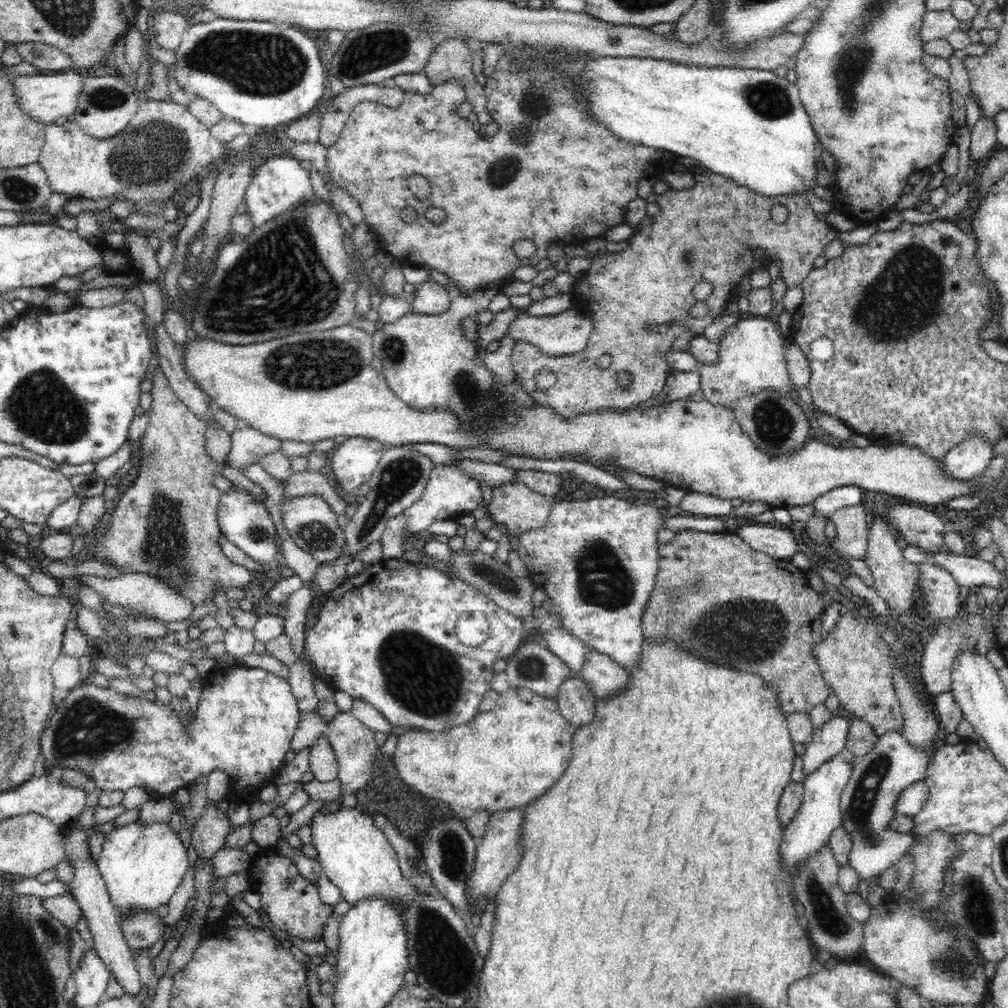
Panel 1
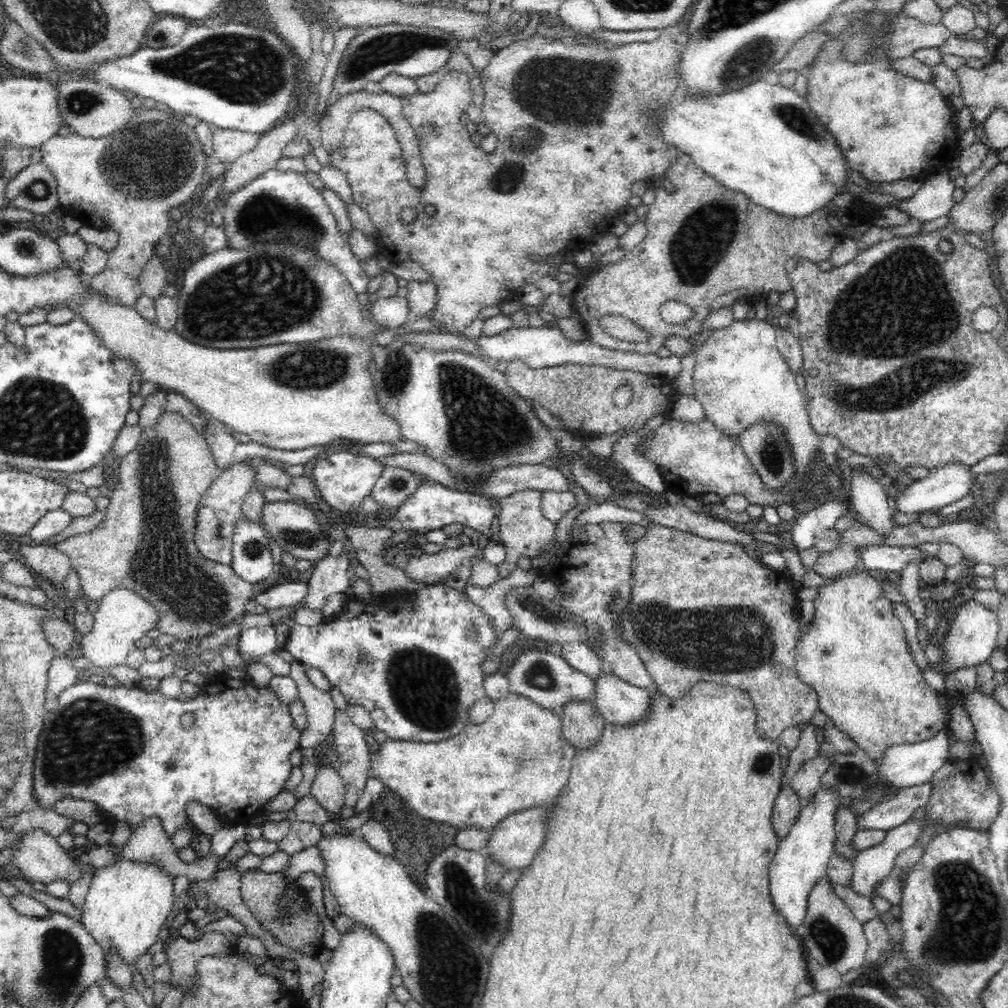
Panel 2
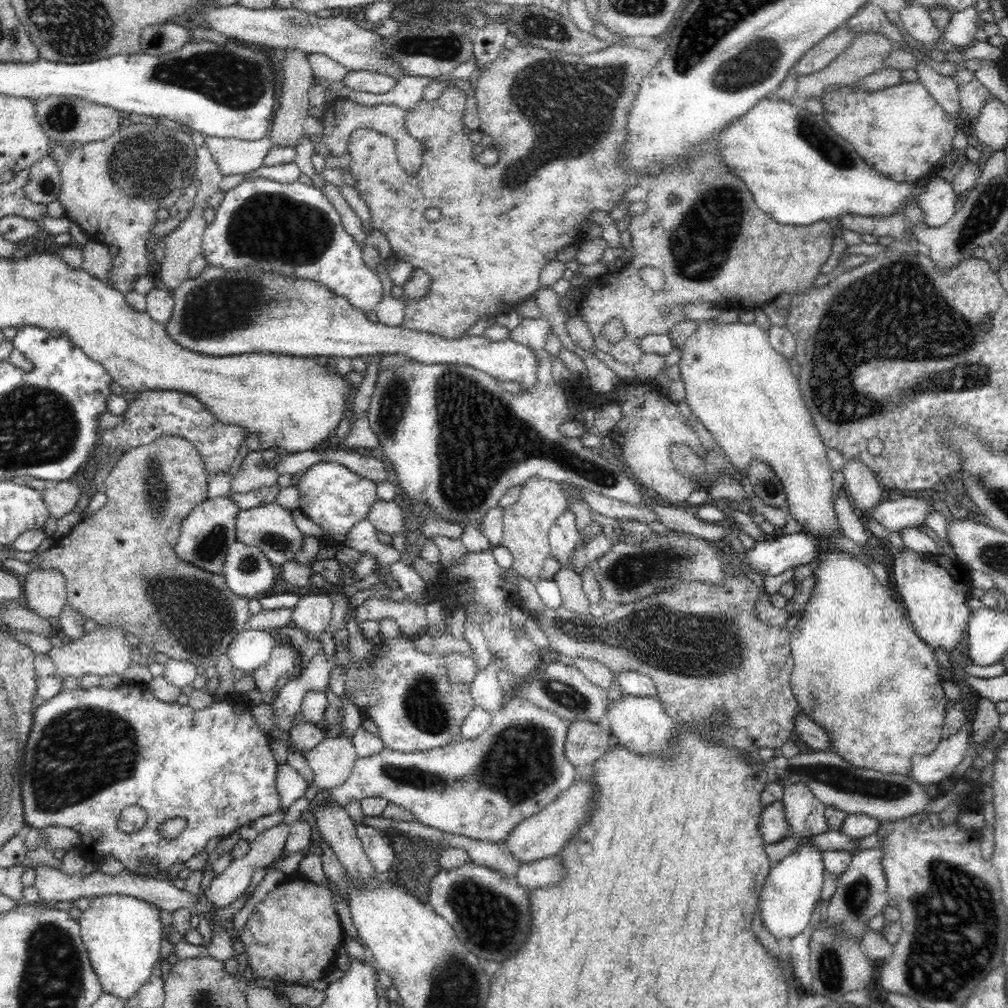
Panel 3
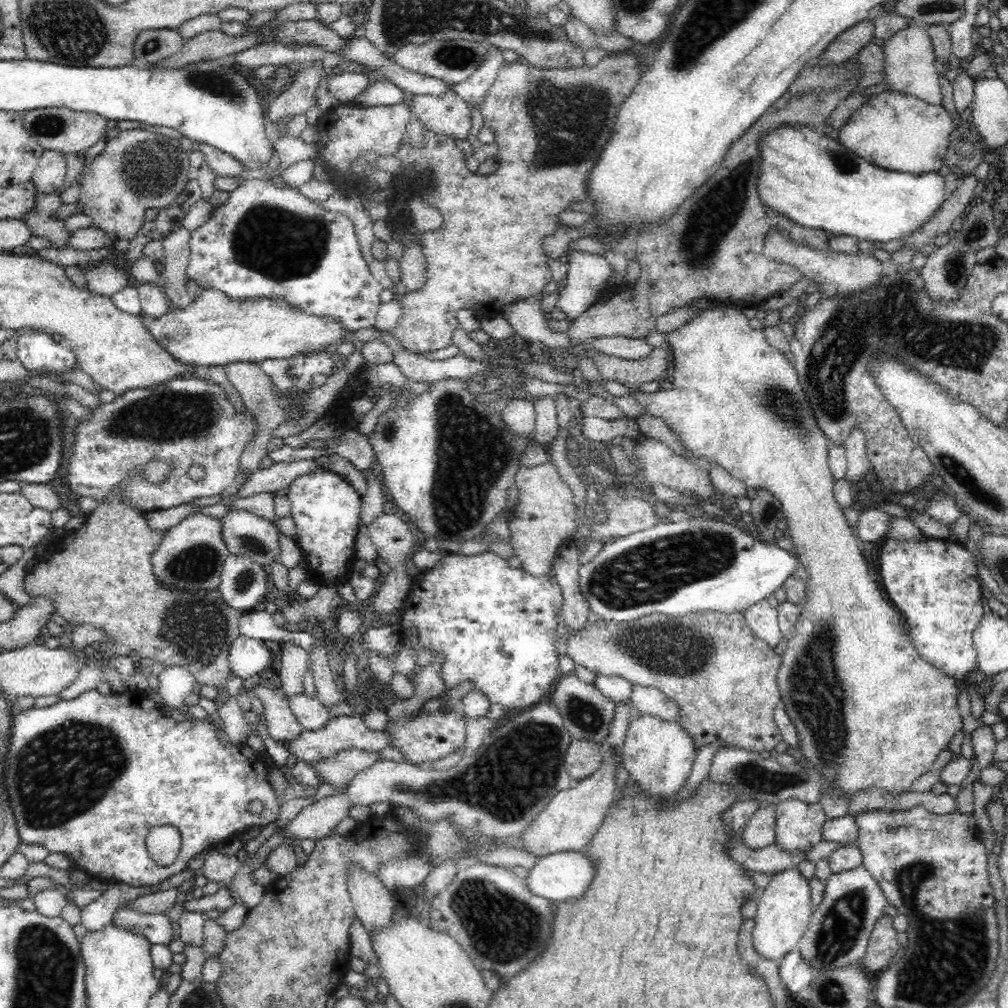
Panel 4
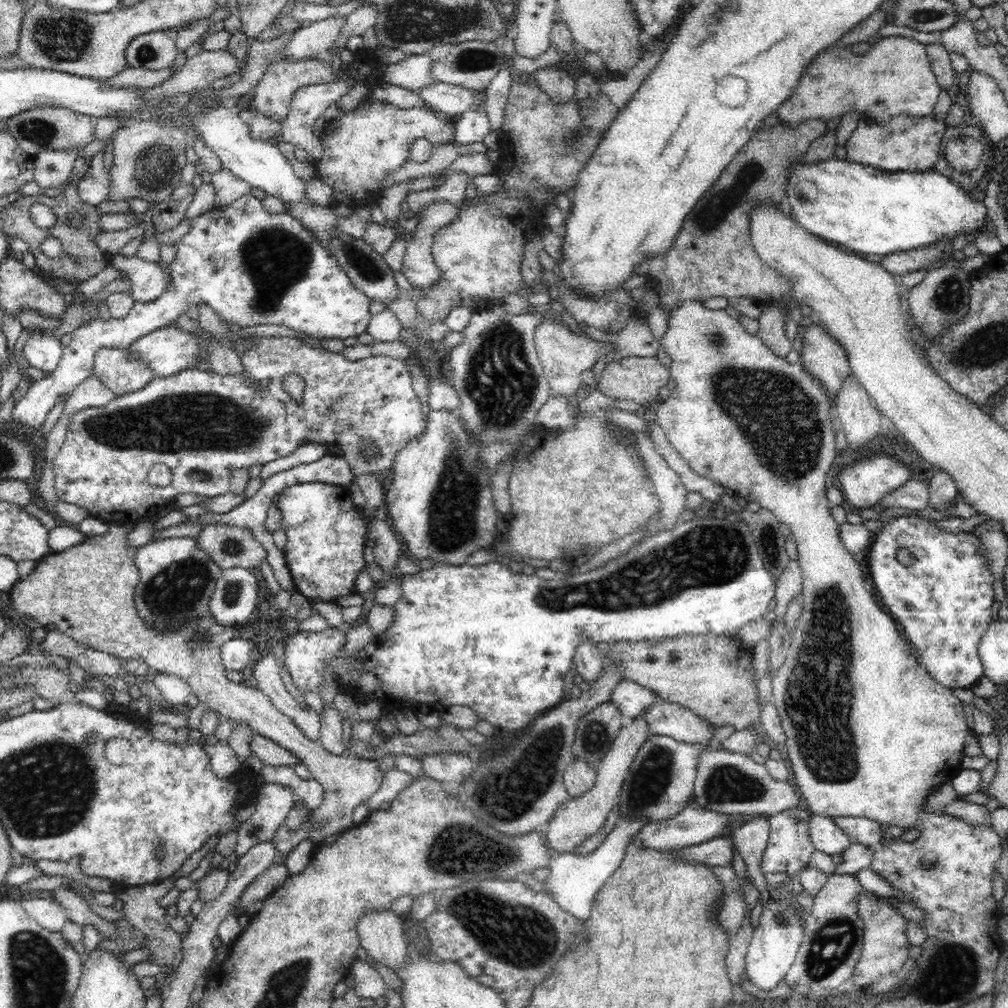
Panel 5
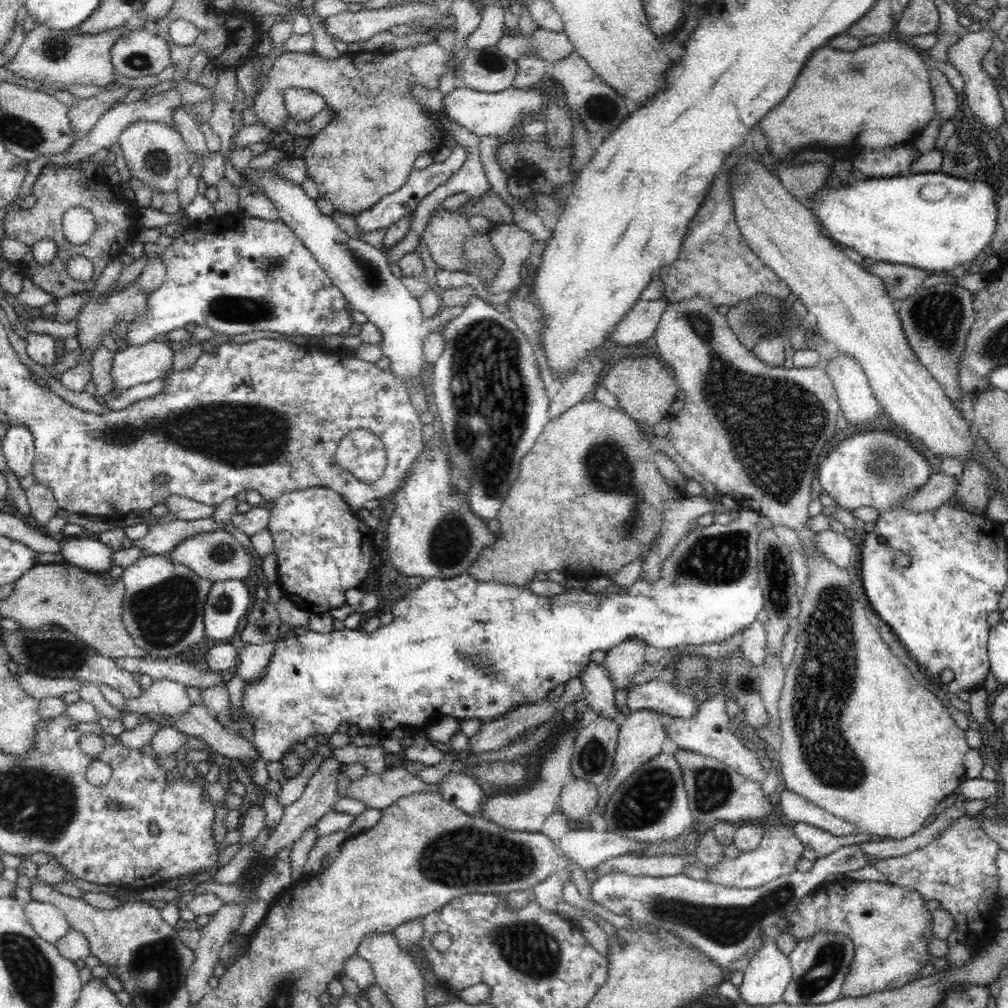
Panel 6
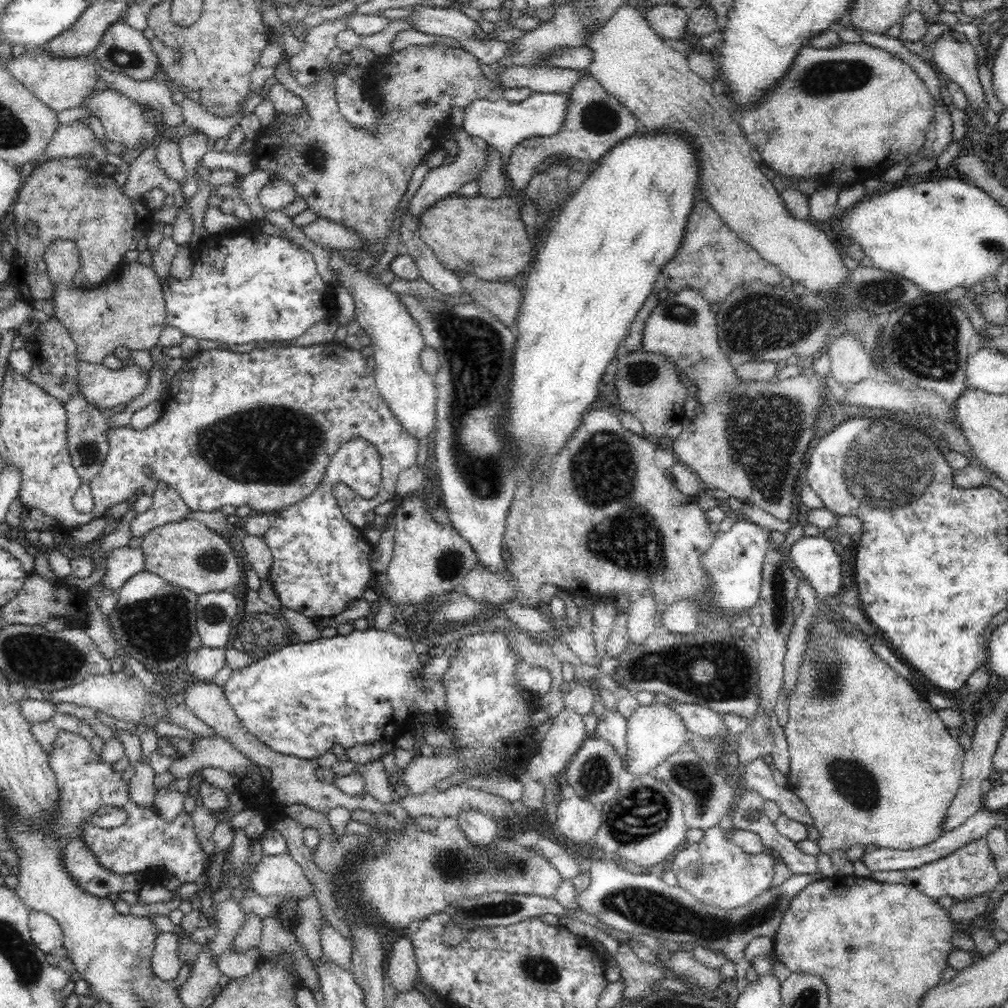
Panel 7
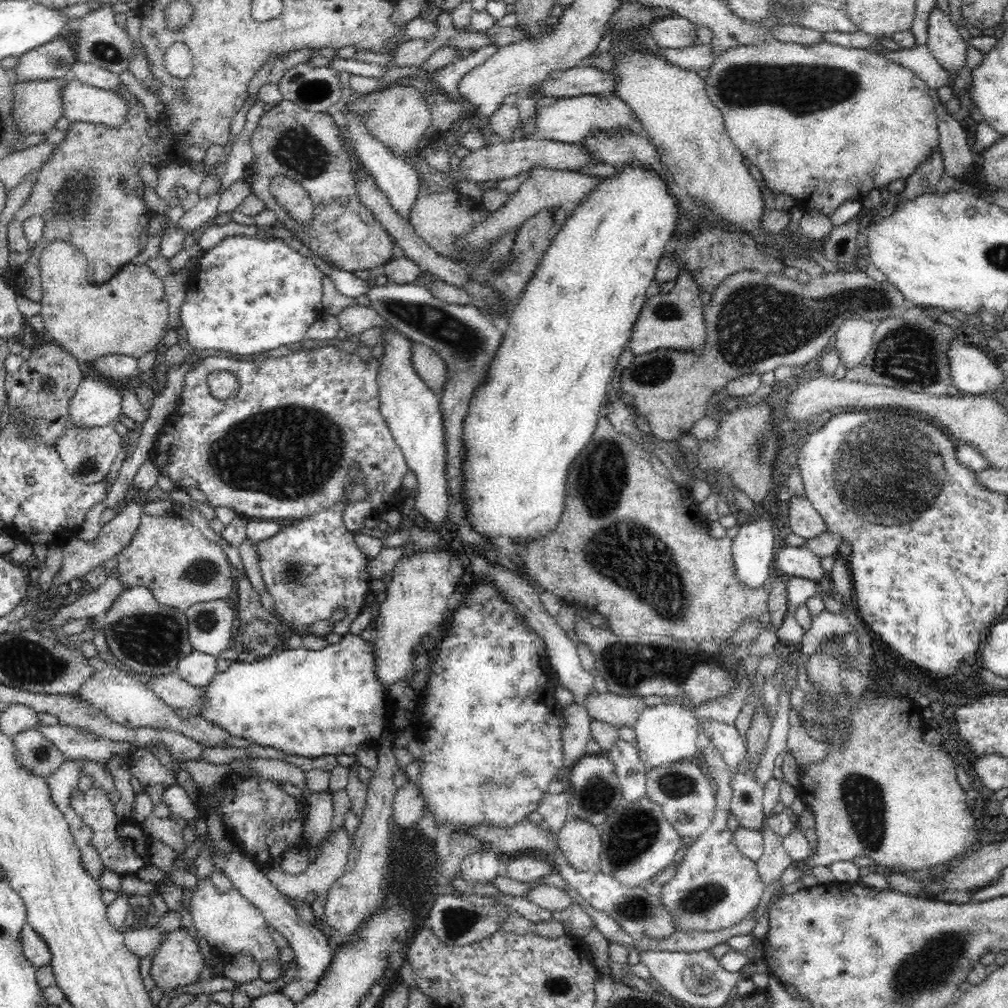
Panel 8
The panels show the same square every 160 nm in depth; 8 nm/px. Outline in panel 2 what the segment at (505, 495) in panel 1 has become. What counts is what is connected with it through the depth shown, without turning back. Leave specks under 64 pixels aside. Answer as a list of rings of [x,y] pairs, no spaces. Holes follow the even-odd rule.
[[[527,490],[499,499],[499,532],[501,546],[506,550],[505,560],[517,564],[520,557],[532,559],[543,552],[553,540],[555,526],[543,516],[541,509],[543,492]]]

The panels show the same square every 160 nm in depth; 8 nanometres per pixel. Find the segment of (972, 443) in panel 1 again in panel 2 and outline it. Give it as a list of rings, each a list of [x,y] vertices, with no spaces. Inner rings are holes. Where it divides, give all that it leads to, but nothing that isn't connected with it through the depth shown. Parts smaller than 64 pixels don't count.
[[[944,465],[929,471],[930,474],[927,478],[913,482],[900,492],[898,498],[894,498],[897,511],[904,514],[918,514],[918,516],[925,512],[936,512],[943,506],[948,506],[968,495],[972,480],[977,477],[970,471],[968,465]]]

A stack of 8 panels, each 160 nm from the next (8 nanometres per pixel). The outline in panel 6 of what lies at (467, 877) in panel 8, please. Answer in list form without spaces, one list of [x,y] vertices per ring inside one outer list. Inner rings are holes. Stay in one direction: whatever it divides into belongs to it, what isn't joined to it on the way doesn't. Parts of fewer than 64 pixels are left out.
[[[458,773],[450,774],[442,784],[439,784],[441,797],[463,814],[471,818],[483,818],[485,788],[483,784],[476,784],[474,780]]]

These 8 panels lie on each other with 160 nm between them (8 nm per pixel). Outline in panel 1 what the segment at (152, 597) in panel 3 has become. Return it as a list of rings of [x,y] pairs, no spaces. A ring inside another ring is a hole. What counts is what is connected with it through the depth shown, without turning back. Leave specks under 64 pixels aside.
[[[156,369],[156,375],[154,376],[153,385],[151,388],[152,406],[149,411],[150,422],[140,440],[140,459],[138,466],[137,477],[135,478],[133,484],[128,487],[121,496],[117,497],[115,500],[115,509],[111,516],[111,523],[108,528],[98,534],[90,535],[86,538],[86,549],[84,551],[84,557],[91,559],[96,559],[102,564],[111,565],[115,567],[120,575],[125,575],[126,573],[142,573],[162,583],[166,583],[168,587],[172,587],[180,597],[188,599],[192,603],[192,610],[196,606],[200,606],[203,603],[208,604],[208,602],[214,600],[214,595],[218,591],[223,591],[226,595],[230,588],[242,588],[246,589],[251,584],[250,571],[245,566],[238,566],[234,564],[224,556],[219,548],[218,536],[220,536],[220,527],[217,519],[217,508],[221,501],[221,492],[213,484],[214,479],[217,474],[221,472],[221,466],[217,463],[215,458],[210,458],[209,453],[206,448],[206,425],[200,420],[197,420],[190,410],[181,404],[181,400],[174,395],[174,391],[168,387],[168,381],[164,377],[164,373],[159,369]]]

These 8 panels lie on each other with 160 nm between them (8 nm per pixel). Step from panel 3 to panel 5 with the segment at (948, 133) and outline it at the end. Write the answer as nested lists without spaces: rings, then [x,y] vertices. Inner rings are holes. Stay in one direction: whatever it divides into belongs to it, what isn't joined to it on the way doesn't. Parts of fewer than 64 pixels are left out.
[[[900,115],[894,117],[887,125],[860,119],[845,145],[847,160],[888,172],[930,171],[938,160],[940,142],[946,130],[945,122],[936,121],[933,116],[914,119]]]

